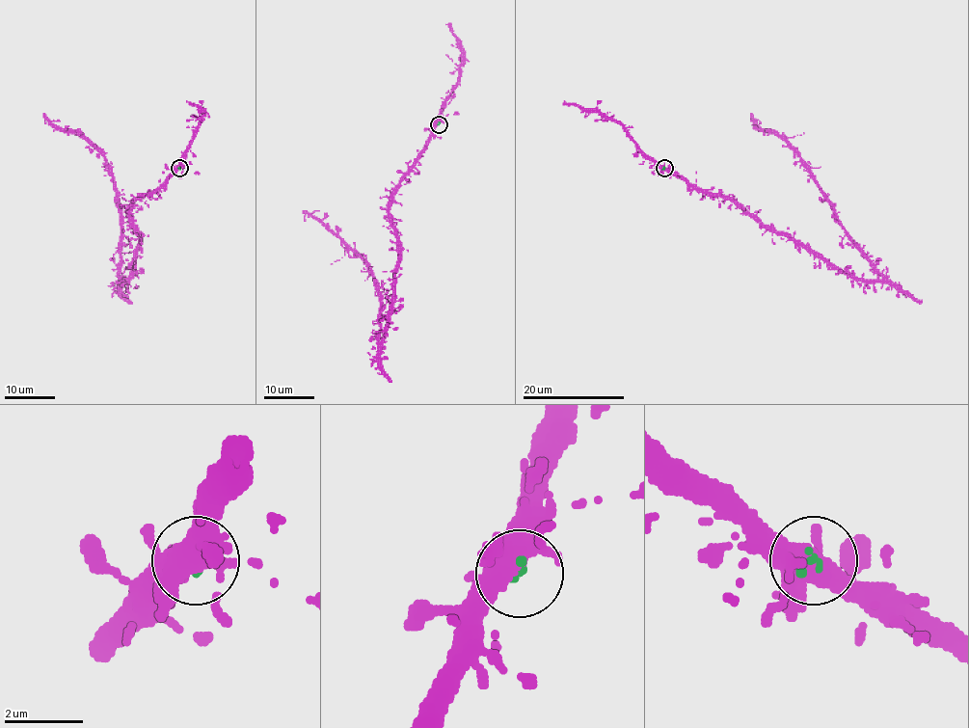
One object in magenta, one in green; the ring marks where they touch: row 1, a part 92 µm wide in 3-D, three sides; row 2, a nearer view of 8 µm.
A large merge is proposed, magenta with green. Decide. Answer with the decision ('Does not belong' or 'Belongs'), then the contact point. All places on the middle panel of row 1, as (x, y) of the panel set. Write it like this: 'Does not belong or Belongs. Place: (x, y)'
Belongs. Place: (439, 124)

